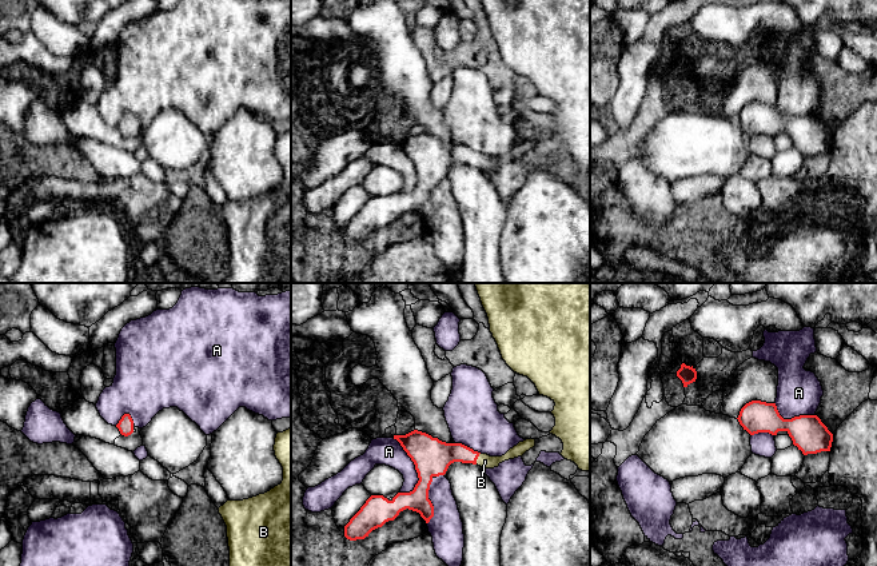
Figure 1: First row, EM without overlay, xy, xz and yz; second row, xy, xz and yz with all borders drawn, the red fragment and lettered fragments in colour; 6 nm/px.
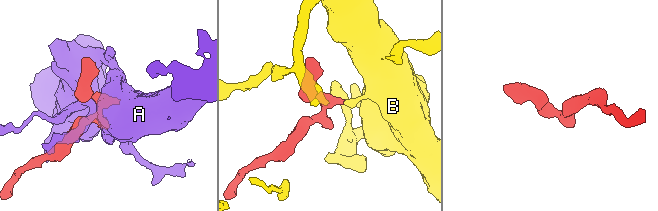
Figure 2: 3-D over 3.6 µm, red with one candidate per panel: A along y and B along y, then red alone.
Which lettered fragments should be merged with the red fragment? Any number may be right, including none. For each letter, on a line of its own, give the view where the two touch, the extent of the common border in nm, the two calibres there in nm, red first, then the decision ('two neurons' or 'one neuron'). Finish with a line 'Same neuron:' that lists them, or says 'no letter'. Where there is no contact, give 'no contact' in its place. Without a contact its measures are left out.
A: contact in xz; length 340 nm; calibres 220 and 160 nm; two neurons
B: contact in xz; length 80 nm; calibres 200 and 90 nm; one neuron
Same neuron: B

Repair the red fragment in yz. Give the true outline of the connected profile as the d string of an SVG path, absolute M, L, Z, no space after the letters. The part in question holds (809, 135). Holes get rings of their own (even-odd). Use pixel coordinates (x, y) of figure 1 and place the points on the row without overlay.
M752 101L741 109L737 120L750 136L758 133L777 136L778 132L786 132L804 156L830 152L832 148L833 135L817 116L784 120L776 104Z

